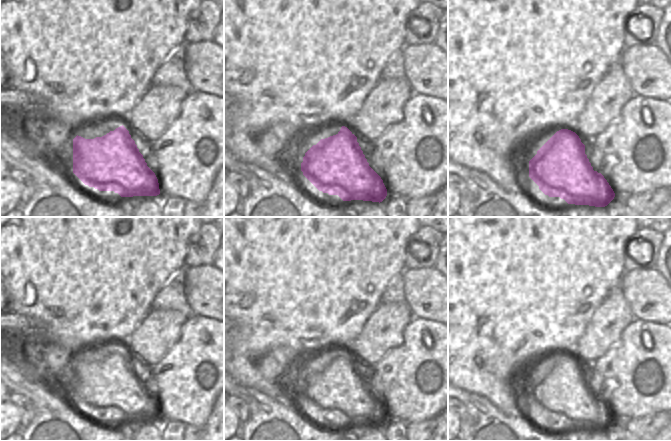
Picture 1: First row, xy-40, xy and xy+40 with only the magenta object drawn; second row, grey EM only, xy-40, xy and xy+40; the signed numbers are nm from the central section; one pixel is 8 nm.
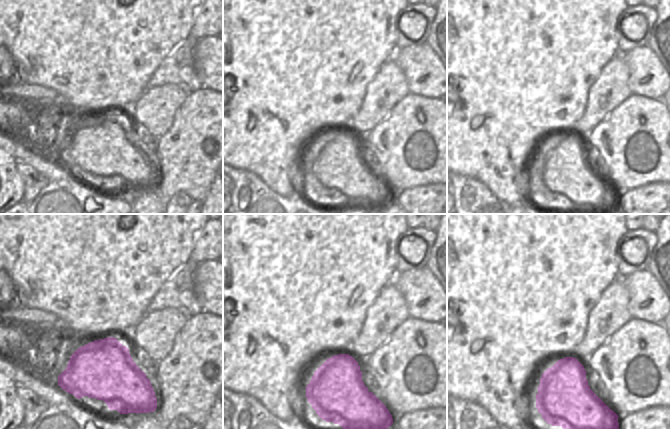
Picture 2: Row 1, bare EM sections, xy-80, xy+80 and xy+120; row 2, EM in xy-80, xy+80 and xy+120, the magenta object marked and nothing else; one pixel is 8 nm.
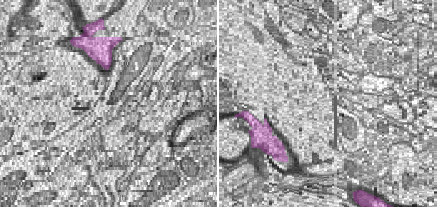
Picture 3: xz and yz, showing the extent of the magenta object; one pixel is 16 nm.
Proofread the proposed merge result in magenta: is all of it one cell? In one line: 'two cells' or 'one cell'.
two cells

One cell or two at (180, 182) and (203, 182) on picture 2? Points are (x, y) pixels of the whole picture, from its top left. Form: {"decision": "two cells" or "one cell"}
{"decision": "one cell"}

